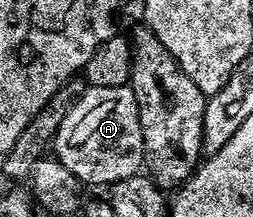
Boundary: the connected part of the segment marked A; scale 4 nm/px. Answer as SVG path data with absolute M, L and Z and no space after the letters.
M126 84L87 87L60 122L52 139L52 156L68 166L68 170L86 186L109 186L139 175L143 167L142 136L132 88Z

